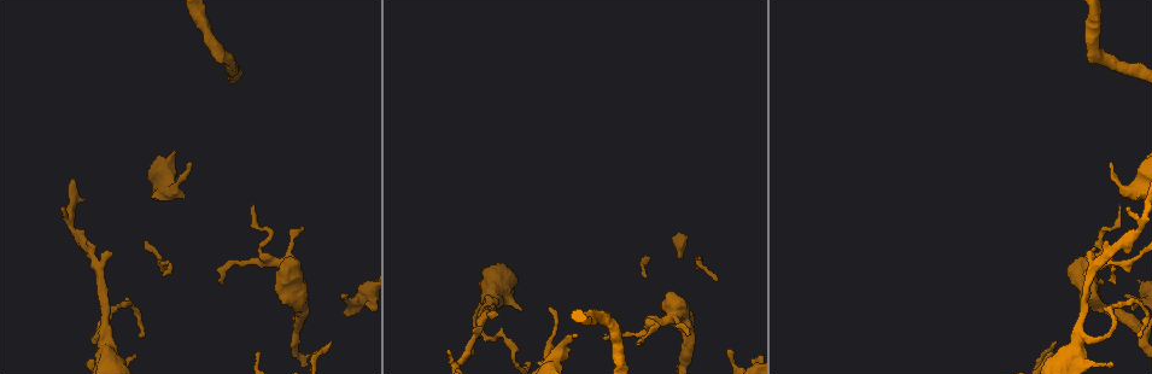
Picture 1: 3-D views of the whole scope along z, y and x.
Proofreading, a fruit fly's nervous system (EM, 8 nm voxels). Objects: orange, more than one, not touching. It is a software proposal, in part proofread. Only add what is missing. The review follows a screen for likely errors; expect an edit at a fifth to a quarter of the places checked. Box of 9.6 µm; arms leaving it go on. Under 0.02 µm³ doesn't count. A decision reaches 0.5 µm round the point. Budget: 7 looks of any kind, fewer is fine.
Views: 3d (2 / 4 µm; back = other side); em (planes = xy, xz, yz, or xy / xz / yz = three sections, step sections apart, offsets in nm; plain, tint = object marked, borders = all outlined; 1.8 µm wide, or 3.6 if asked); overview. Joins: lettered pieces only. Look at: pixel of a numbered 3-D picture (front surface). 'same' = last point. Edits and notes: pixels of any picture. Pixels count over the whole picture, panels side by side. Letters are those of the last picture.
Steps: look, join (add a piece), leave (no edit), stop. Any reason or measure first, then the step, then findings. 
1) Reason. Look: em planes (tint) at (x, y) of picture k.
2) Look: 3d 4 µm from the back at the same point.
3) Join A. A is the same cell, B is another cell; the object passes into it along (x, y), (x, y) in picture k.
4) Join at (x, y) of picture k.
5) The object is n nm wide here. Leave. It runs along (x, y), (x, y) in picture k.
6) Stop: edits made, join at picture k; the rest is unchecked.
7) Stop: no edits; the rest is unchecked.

Branch stops here. Look: em yz step 16 (tint) at (1115, 284) of picture 1.

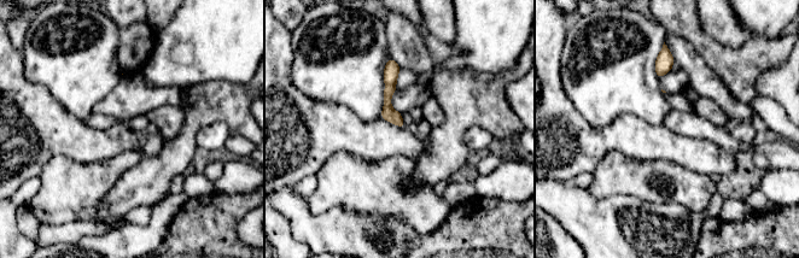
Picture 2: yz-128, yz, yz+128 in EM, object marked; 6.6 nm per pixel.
Look: em planes (borders) at the same point.

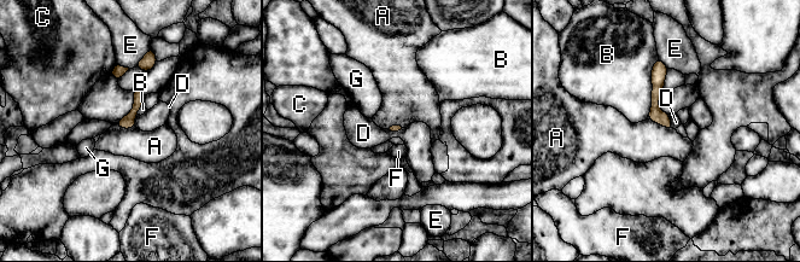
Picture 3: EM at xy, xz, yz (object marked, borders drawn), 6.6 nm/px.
The longest contact is with B, 420 nm. Leave. A, B, C, D, E, F and G are other cells; none of them fits.

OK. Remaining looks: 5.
Thin end. Look: em yz step 16 (tint) at (188, 162) of picture 1.

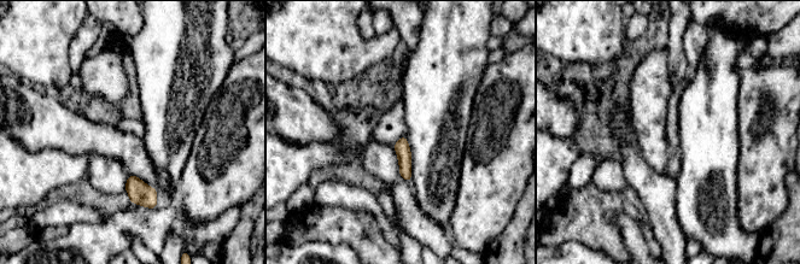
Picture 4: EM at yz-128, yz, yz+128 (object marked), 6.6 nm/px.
Cut it another way. Look: em planes (borders) at the same point.

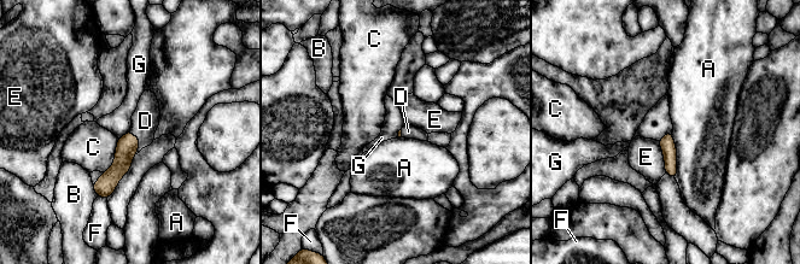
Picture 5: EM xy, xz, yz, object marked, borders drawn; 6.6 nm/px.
Join D. D is the same cell, A, B, C, E, F and G are other cells; the cell continues.

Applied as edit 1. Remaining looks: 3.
Look: overview.

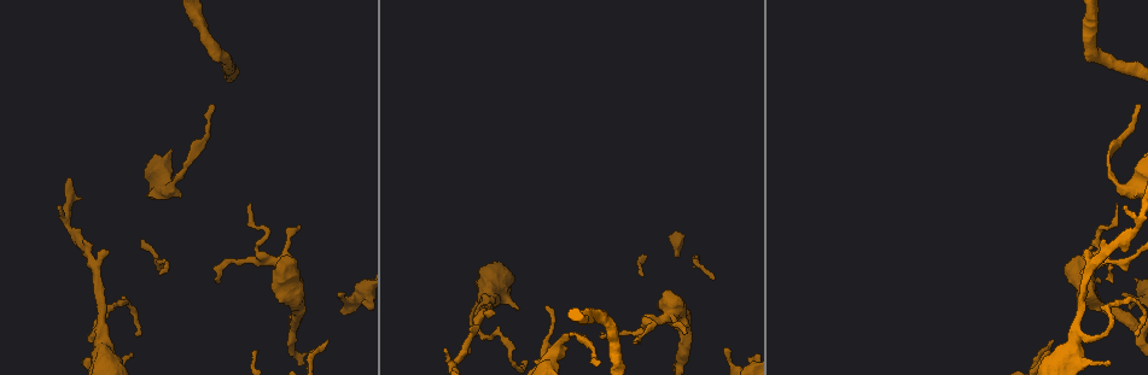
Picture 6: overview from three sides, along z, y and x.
Thin arm on a thick one. Look: em planes (borders) at (1076, 339) of picture 6.

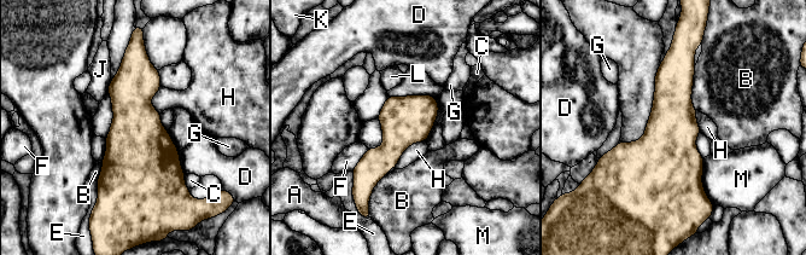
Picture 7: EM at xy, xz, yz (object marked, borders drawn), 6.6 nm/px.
The object is 320 nm wide here. Leave. A, B, C, D, E, F, G, H, J, K, L and M are other cells; a border runs along (425, 139), (412, 143), (395, 167) in picture 7; none of them fits.

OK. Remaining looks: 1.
Stop: edits made, join at picture 5; the rest is unchecked.

